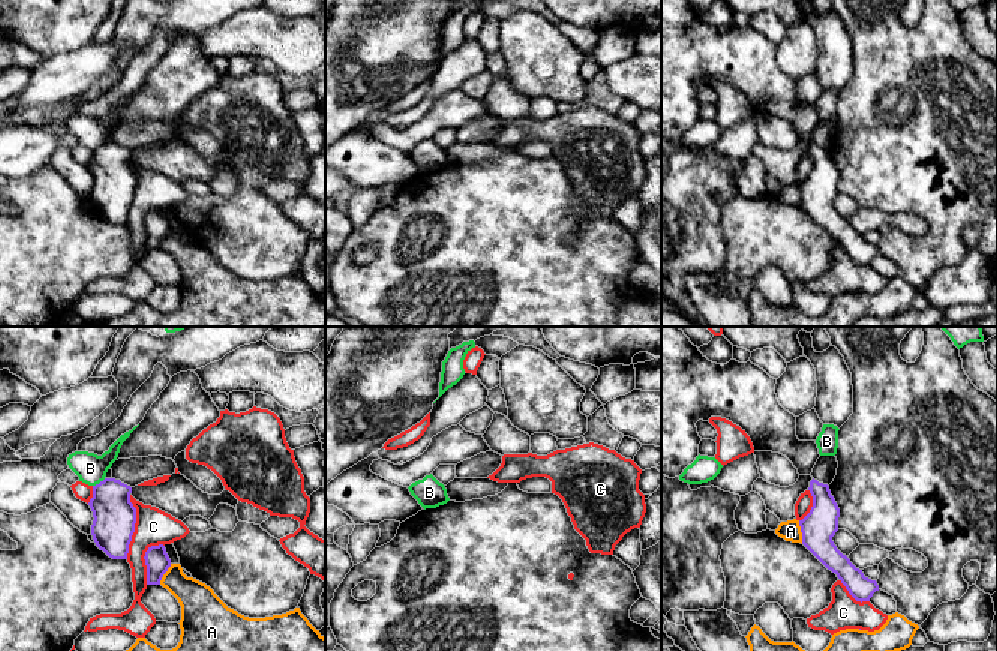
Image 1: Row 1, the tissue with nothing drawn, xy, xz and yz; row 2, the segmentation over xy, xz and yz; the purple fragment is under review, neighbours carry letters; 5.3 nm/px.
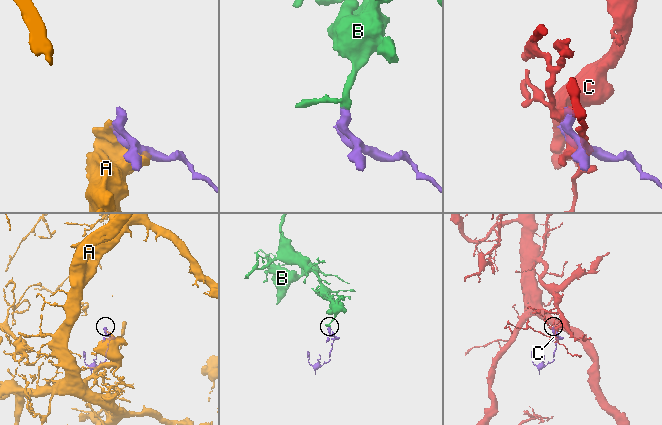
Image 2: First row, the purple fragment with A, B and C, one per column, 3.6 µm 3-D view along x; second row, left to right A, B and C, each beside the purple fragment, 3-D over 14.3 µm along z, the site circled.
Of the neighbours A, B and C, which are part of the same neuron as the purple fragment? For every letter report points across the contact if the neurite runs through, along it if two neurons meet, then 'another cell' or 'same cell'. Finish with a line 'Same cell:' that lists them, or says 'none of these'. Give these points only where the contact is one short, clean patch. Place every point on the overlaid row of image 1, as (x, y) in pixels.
A: another cell
B: along xy (105, 479), (93, 486) | another cell
C: another cell
Same cell: none of these

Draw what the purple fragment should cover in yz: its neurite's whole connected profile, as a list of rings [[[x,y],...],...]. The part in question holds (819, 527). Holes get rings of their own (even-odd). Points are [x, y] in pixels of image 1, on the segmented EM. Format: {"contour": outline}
{"contour": [[[799,476],[798,482],[789,488],[780,488],[757,478],[753,492],[765,501],[766,510],[774,513],[780,522],[796,519],[795,504],[808,490],[813,496],[810,513],[799,520],[802,544],[846,586],[856,602],[870,602],[879,591],[876,580],[864,576],[850,560],[843,555],[832,542],[838,531],[840,508],[831,495],[829,486],[819,483],[811,476]]]}

